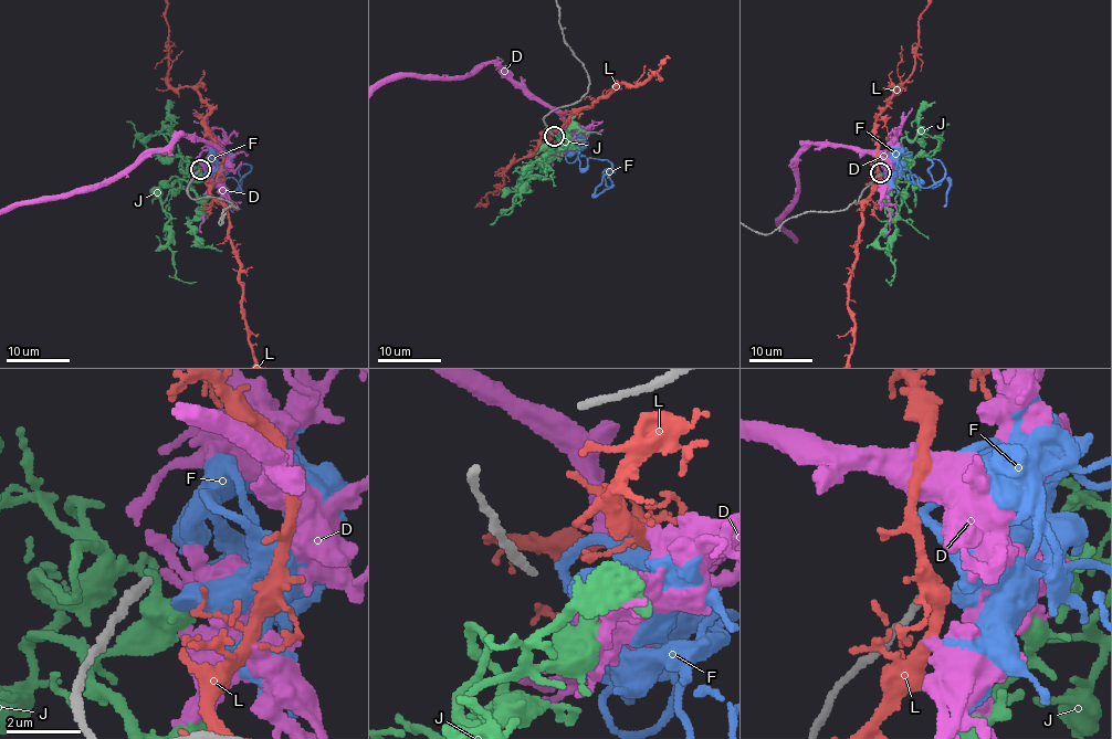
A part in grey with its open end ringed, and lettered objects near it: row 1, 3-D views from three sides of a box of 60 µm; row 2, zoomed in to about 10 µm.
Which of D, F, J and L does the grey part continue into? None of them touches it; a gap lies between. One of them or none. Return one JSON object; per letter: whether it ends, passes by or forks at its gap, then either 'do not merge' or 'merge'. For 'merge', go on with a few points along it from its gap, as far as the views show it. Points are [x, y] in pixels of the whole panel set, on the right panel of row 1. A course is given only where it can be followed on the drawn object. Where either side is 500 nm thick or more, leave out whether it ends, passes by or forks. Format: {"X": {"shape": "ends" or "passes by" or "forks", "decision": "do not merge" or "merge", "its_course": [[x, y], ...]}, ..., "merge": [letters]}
{"D": {"shape": "ends", "decision": "do not merge"}, "F": {"decision": "do not merge"}, "J": {"shape": "ends", "decision": "do not merge"}, "L": {"shape": "ends", "decision": "do not merge"}, "merge": []}

